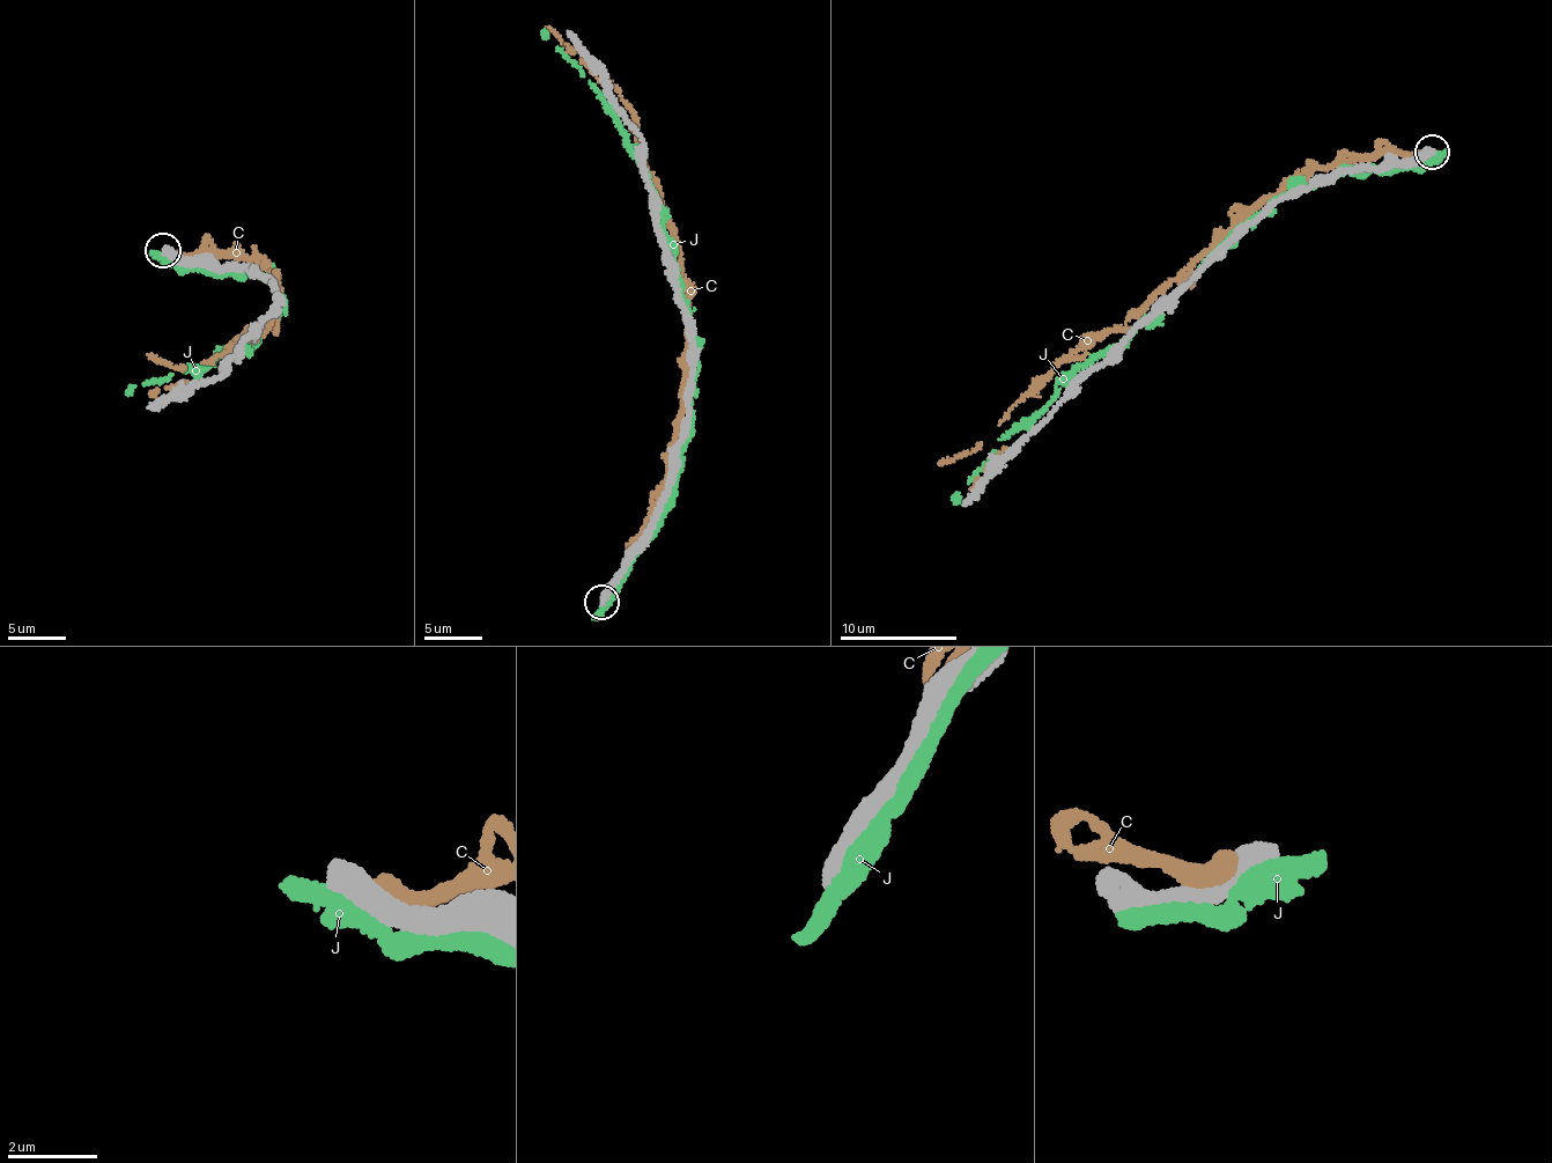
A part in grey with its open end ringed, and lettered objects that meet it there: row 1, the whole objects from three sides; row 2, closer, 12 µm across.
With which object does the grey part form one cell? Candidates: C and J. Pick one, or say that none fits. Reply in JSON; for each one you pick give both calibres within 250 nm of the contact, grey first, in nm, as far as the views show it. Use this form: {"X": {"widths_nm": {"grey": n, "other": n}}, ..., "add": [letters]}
{"add": []}

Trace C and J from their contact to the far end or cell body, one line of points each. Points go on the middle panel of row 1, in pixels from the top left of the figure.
C: (614, 582), (666, 471), (690, 361), (690, 310), (682, 258), (628, 108), (611, 81), (600, 80), (566, 44)
J: (615, 583), (655, 524), (677, 476), (697, 341), (663, 222), (640, 163), (589, 80), (541, 30)

